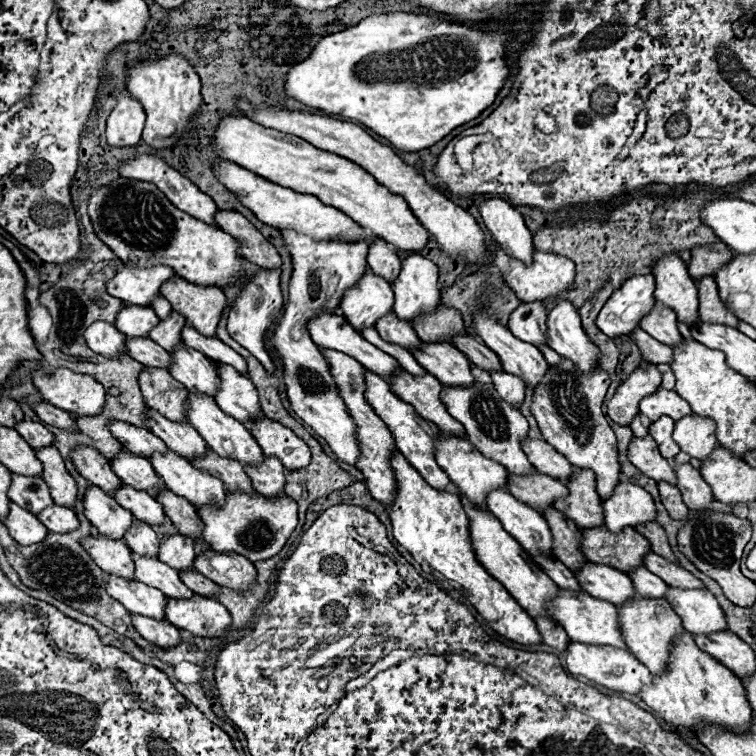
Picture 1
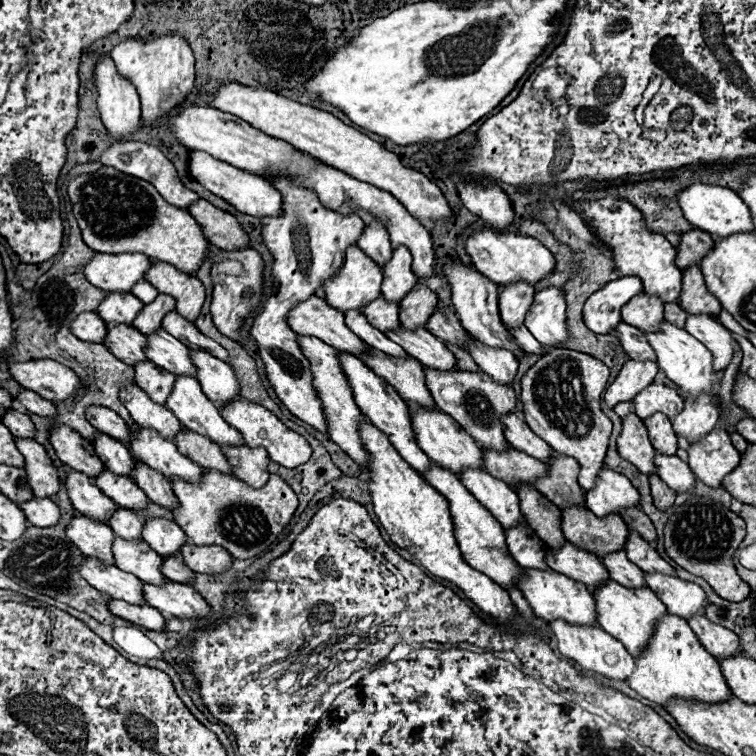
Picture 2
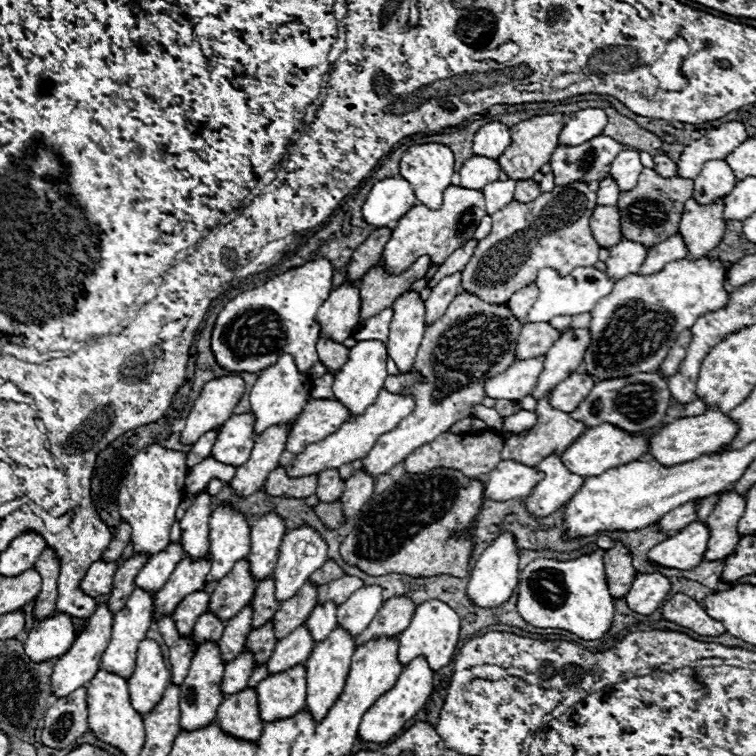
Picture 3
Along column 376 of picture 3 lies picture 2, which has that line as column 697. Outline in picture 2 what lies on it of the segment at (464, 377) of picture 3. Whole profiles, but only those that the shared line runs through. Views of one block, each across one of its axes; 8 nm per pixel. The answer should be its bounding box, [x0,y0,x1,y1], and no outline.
[686,428,740,488]

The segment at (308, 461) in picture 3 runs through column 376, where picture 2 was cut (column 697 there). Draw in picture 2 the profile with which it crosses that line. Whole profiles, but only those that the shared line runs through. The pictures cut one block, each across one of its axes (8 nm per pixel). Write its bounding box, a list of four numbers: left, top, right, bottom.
[674,396,718,442]

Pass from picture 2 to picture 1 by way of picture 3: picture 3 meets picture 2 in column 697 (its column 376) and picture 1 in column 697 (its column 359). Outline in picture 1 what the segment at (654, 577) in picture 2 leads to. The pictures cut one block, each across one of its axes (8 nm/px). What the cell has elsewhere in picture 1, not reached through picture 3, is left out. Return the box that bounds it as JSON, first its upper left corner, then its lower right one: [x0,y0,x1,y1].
[666,588,730,634]

